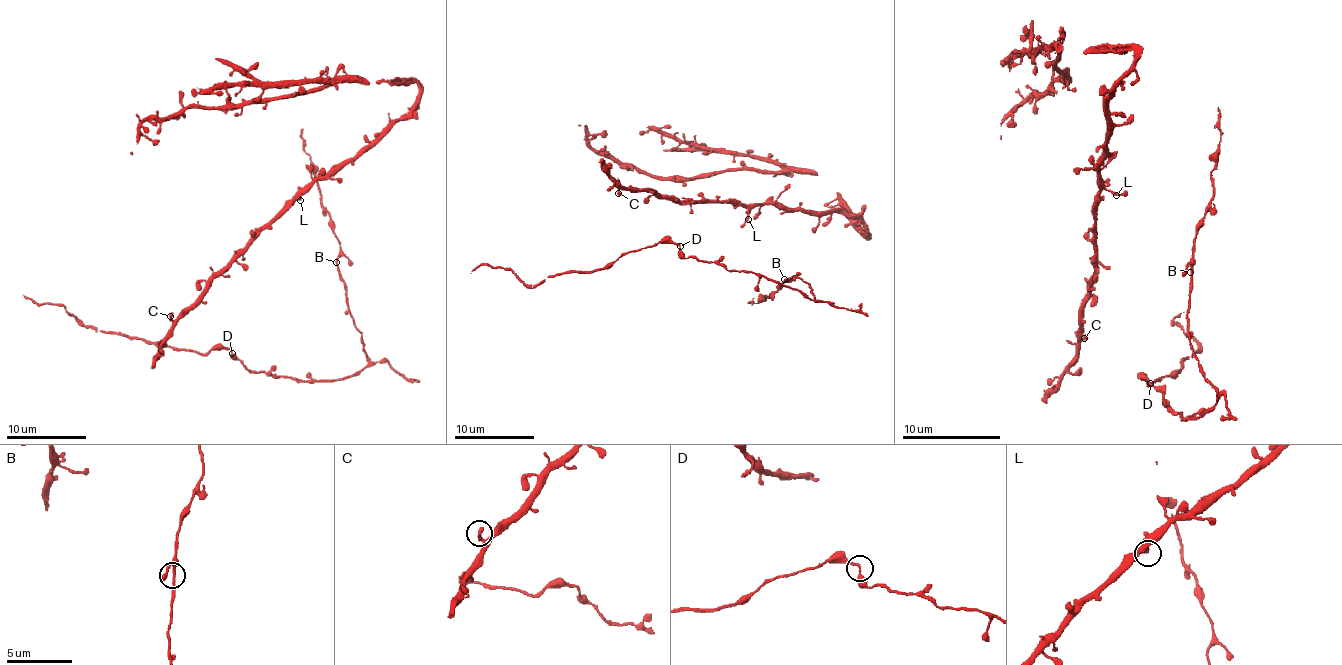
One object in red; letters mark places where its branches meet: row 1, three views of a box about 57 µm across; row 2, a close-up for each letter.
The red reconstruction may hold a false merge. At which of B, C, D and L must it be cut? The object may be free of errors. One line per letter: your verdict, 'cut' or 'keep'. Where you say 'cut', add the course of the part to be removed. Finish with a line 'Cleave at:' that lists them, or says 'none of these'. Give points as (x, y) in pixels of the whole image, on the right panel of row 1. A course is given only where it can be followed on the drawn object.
B: keep
C: keep
D: keep
L: keep
Cleave at: none of these

